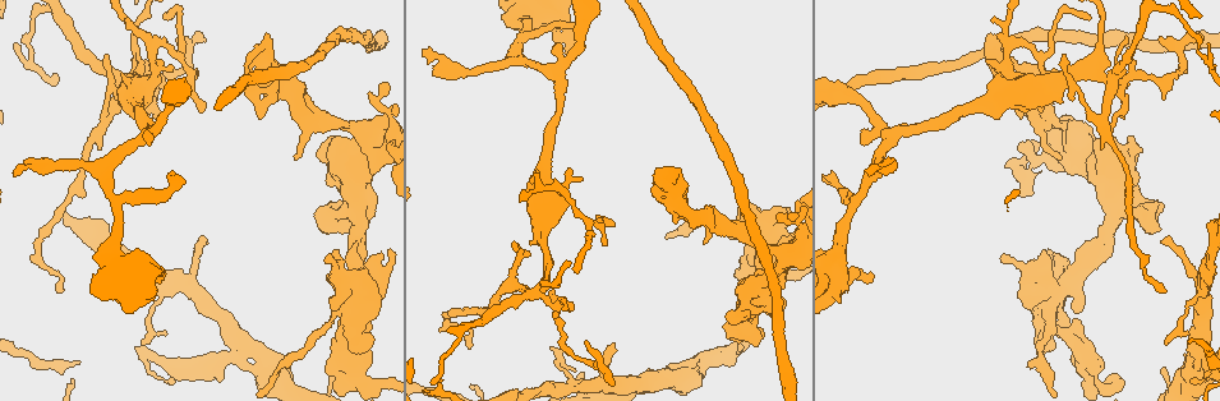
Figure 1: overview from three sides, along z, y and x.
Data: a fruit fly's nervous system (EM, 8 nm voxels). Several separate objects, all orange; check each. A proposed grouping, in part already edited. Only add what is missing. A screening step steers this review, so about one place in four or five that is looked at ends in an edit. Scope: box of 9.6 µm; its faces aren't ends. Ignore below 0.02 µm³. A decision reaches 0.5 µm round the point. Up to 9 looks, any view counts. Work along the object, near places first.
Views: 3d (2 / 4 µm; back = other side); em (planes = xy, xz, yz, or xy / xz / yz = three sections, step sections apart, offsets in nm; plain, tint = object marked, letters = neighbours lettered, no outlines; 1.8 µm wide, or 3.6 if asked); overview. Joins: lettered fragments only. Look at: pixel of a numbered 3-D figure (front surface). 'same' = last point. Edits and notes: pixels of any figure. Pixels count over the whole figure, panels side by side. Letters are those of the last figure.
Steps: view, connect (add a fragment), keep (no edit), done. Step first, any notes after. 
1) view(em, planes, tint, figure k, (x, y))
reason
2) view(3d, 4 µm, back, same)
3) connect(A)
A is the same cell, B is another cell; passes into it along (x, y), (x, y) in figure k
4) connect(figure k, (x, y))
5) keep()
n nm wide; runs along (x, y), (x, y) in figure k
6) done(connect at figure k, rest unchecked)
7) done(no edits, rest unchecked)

view(em, planes, letters, figure 1, (331, 307))
branch stops here

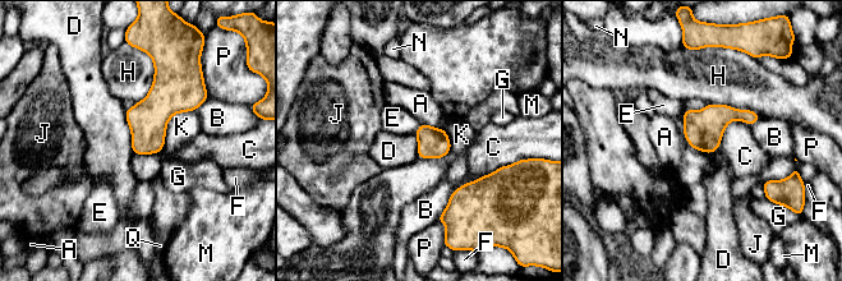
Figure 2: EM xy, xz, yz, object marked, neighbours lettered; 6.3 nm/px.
keep()
A, B, C, D, E, F, G, H, J, K, M, N, P and Q are other cells; border along (124, 110), (134, 153) in figure 2; none of them fits

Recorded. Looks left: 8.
view(em, yz, step 16, letters, figure 1, (258, 115))
free end

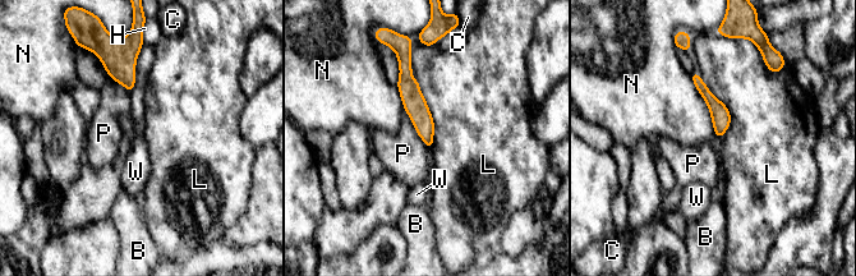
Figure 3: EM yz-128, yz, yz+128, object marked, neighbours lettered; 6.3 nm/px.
keep()
B, C, H, L, N, P and W are other cells; border along (415, 79), (433, 123), (432, 148) in figure 3; none of them fits

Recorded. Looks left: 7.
view(3d, 2 µm, figure 1, (1162, 206))
an open end

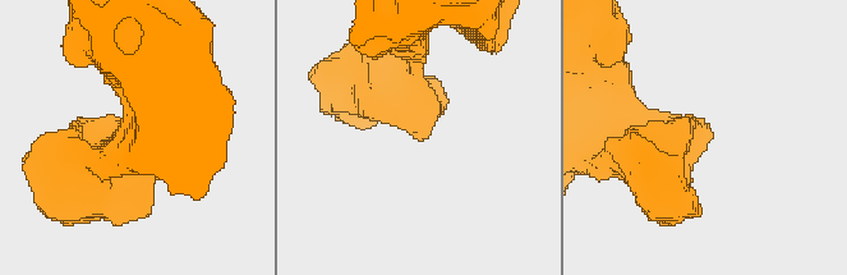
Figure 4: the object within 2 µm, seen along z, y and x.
view(em, xy, step 16, tint, figure 4, (711, 130))

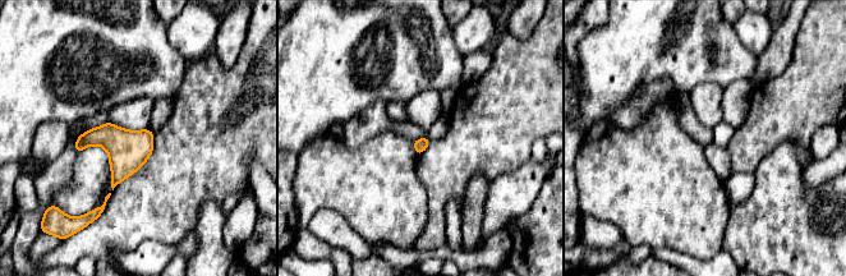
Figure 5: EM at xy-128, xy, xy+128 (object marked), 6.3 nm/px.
view(em, planes, letters, same)
cut it another way

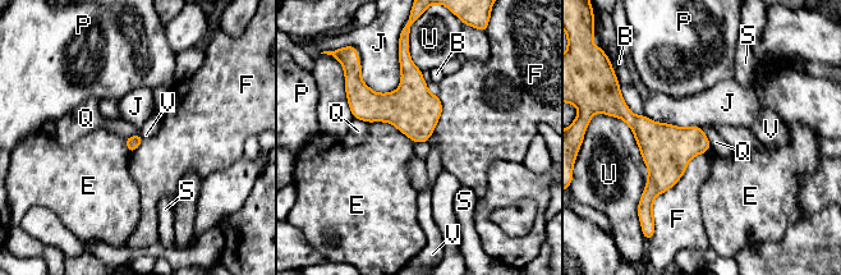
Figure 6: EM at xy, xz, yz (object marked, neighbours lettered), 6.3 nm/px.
keep()
B, E, F, J, P, Q, S, U and V are other cells; border along (701, 128), (711, 147) in figure 6; no lettered fragment goes on from it

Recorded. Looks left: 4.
view(em, planes, letters, figure 1, (206, 241))
branch stops here

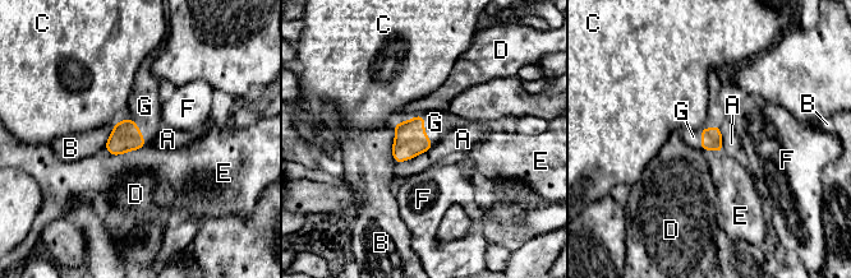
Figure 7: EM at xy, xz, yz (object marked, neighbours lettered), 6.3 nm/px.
connect(figure 7, (716, 115))
G is the same cell, A, B, C, D, E and F are other cells; passes into it along (711, 138), (702, 130), (716, 115) in figure 7; the cell continues

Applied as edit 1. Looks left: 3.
done(connect at figure 7, rest unchecked)

